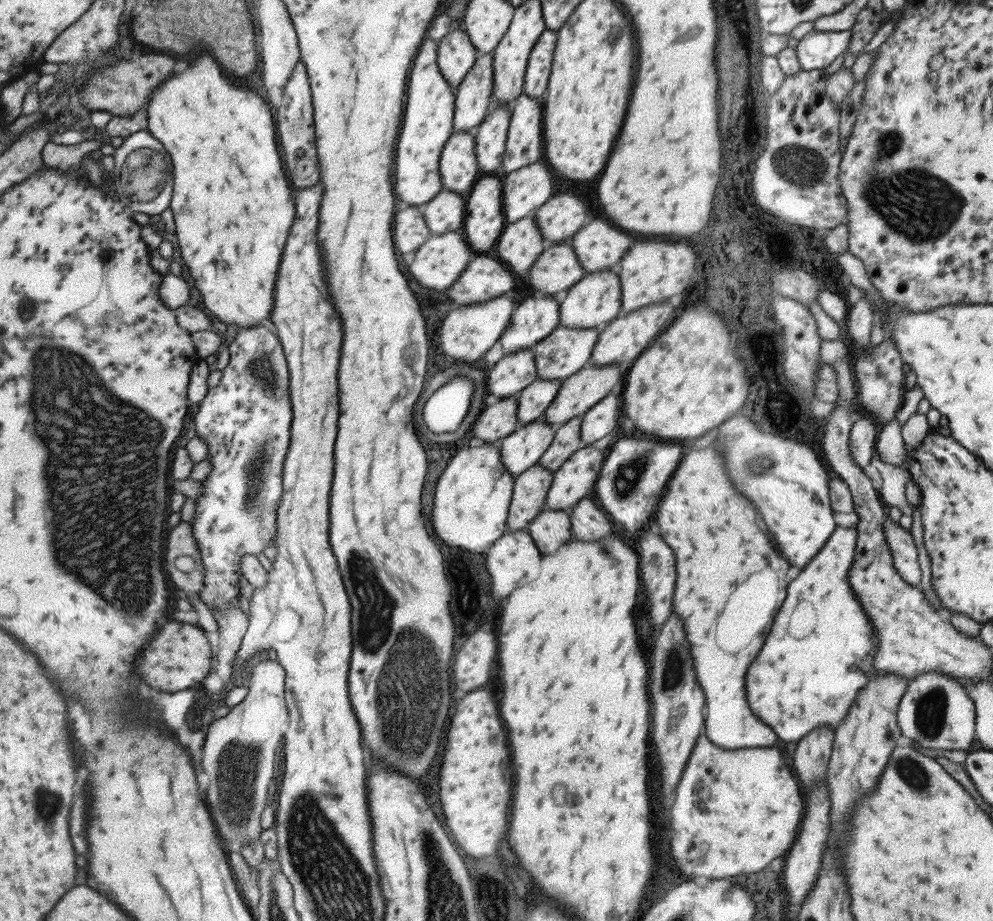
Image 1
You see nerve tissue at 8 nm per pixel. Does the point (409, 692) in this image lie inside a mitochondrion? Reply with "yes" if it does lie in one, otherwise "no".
yes

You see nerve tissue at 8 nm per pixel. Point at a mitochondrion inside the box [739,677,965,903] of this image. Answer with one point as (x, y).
(931, 706)

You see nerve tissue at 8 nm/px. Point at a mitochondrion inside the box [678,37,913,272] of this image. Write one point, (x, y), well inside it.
(818, 165)

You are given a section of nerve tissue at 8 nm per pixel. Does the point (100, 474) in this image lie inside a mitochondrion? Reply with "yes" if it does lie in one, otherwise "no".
yes

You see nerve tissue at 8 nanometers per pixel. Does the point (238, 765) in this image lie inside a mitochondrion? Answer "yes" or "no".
yes

